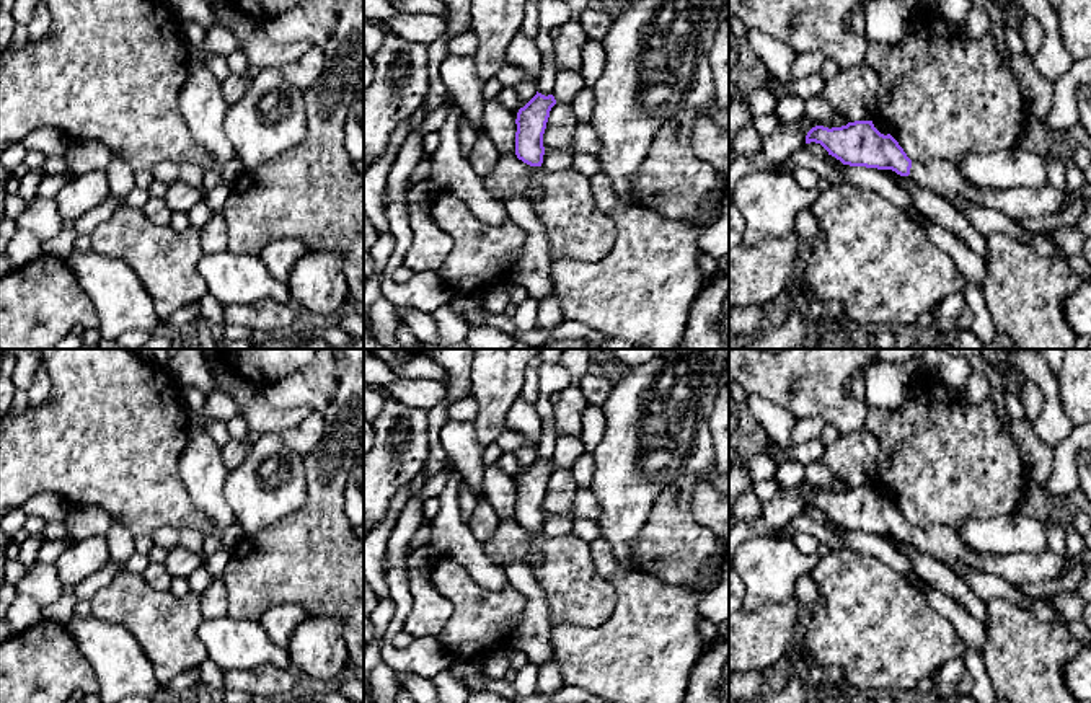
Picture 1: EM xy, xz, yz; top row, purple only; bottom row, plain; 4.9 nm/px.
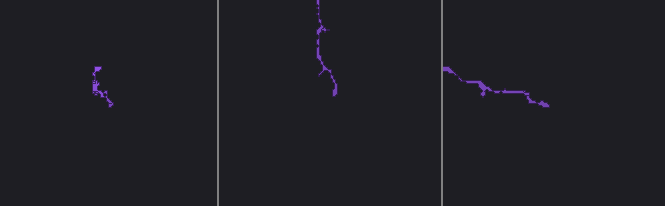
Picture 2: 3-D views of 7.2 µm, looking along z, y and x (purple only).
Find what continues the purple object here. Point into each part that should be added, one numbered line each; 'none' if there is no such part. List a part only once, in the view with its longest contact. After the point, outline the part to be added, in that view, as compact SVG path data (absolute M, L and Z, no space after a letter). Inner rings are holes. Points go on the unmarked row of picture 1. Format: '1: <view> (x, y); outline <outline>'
1: yz (940, 542); outline M934 525L912 527L910 542L939 561L959 561L965 566L1001 576L1009 584L1037 584L1057 581L1065 571L1065 556L1049 550L1042 553L993 555L967 546L956 530Z

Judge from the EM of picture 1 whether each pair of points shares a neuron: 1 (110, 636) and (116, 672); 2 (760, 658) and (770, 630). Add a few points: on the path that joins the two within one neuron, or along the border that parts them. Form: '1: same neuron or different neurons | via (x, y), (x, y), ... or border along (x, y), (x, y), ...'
1: same neuron | via (110, 645), (116, 656), (116, 664)
2: same neuron | via (760, 651), (760, 640), (764, 636)

